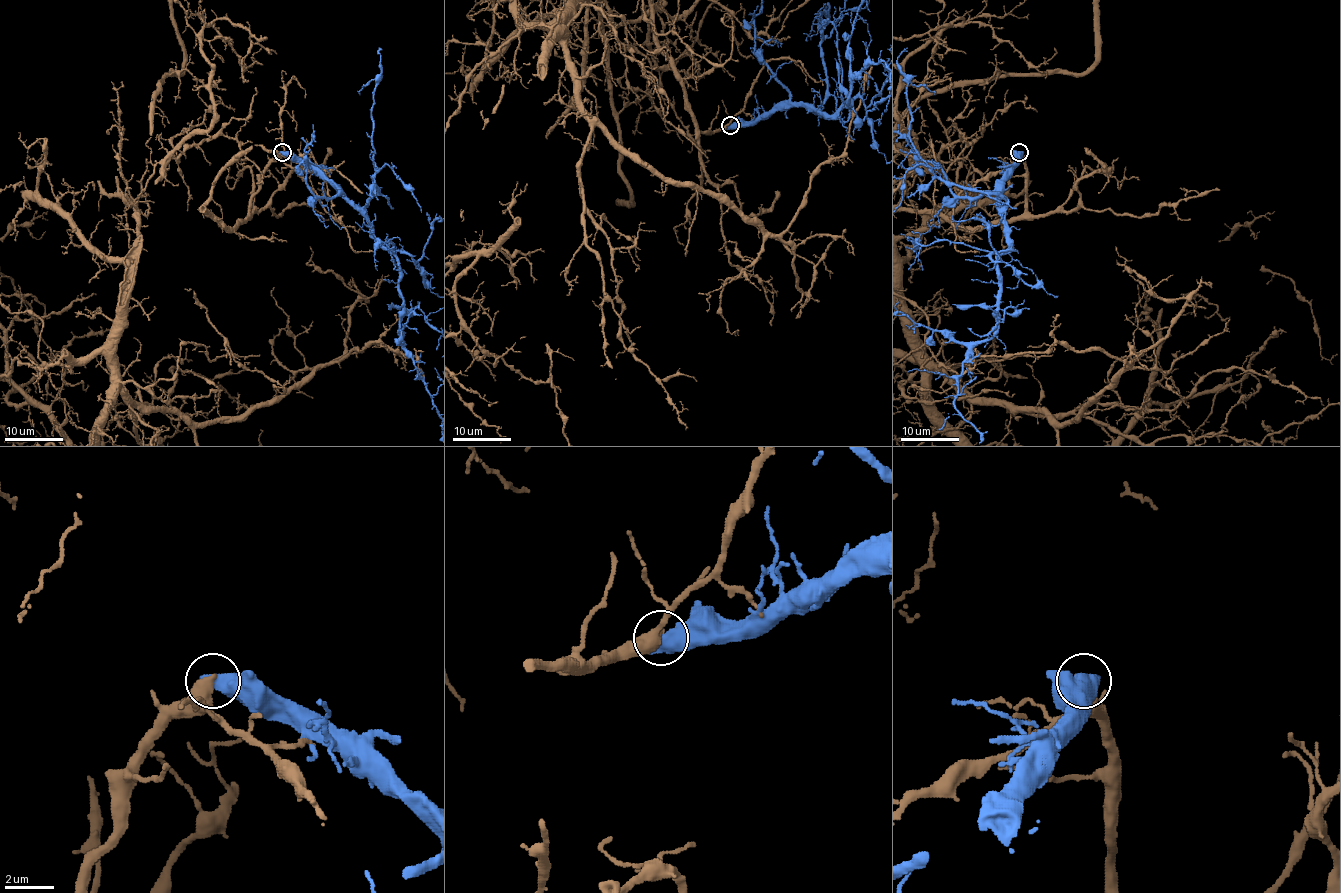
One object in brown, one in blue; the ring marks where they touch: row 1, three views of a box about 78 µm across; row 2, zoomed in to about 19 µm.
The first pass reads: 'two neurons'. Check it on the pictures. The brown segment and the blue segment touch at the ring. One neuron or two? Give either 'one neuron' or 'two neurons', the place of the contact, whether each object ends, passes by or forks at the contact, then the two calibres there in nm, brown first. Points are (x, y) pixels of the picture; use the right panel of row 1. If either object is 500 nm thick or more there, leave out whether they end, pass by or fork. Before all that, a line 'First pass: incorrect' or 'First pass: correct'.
First pass: correct
two neurons; place (1019, 152); calibres 600 and 700 nm

